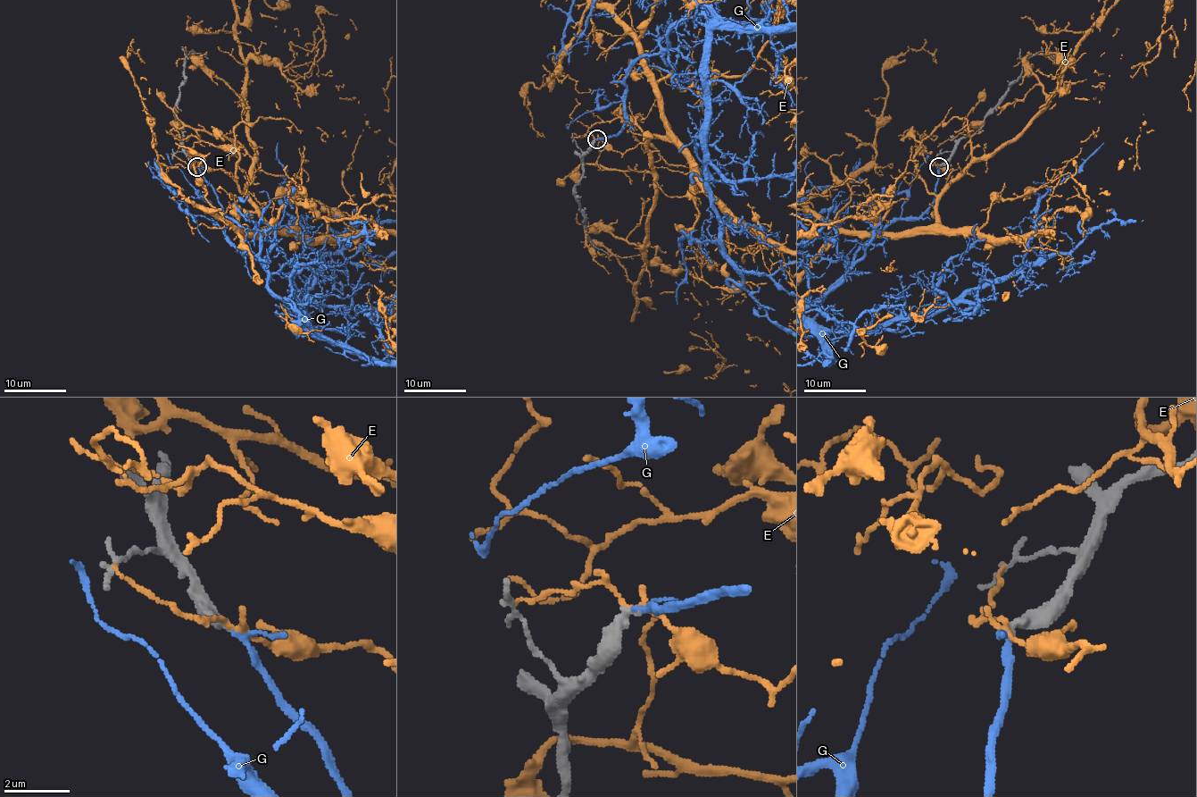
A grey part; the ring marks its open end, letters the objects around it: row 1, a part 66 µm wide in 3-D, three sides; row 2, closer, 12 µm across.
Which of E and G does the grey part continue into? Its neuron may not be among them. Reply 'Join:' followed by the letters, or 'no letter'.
Join: G

